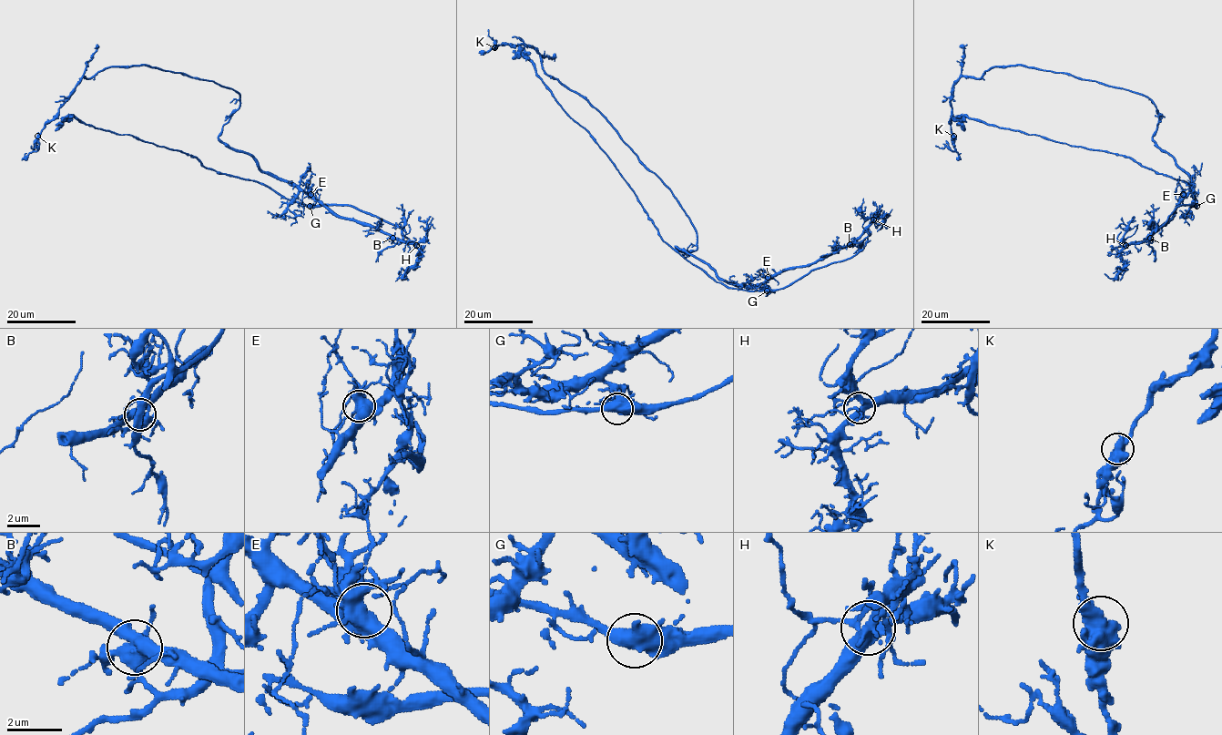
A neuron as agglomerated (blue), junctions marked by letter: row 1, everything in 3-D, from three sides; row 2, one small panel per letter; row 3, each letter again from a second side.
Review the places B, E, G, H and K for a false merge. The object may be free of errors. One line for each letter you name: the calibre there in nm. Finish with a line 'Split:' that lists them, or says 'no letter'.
B: calibre 550 nm
Split: B

